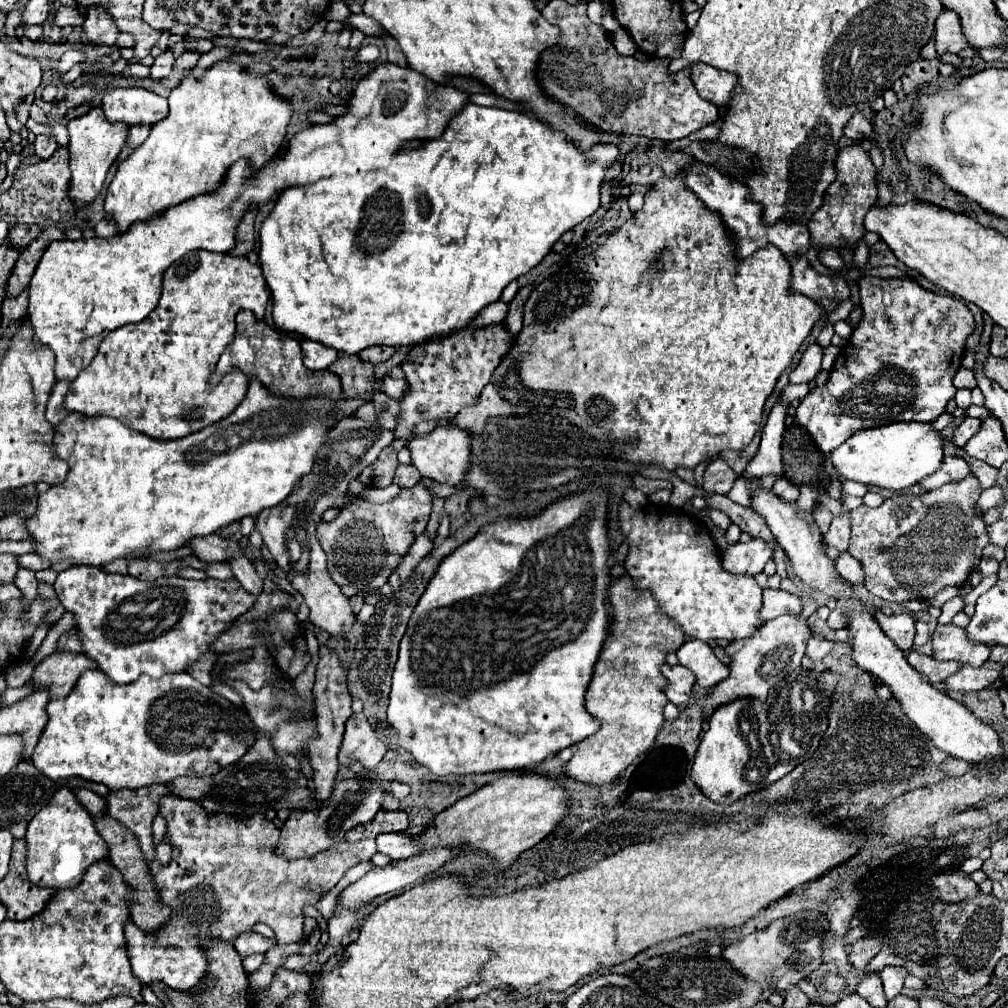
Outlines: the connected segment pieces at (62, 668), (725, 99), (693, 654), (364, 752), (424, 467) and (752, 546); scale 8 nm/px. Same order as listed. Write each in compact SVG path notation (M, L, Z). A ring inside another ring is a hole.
M54 652L34 668L32 690L36 692L38 688L50 688L50 700L66 698L78 676L90 668L96 668L96 662L82 654Z
M694 64L690 76L702 98L710 100L718 108L726 108L730 104L730 92L736 86L736 74L716 70L708 64Z
M686 640L676 650L676 656L682 666L690 668L700 688L712 688L728 676L728 666L722 664L714 656L712 648L702 640Z
M352 714L346 722L344 740L340 746L340 764L360 762L364 768L372 770L386 754L388 746L378 738L376 730L368 724L362 714Z
M436 426L434 432L426 436L412 436L406 448L410 450L412 466L416 466L424 478L428 476L440 484L452 486L458 486L462 482L470 456L470 434L466 430L458 430L458 426Z
M752 538L748 544L732 544L722 552L722 568L730 574L756 576L764 564L772 558L772 550L760 538Z

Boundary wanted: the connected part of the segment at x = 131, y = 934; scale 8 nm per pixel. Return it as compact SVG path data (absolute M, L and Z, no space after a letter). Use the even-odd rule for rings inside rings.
M166 786L112 792L108 796L108 814L136 834L142 856L156 882L158 900L174 908L174 918L152 934L138 930L132 920L126 922L124 934L132 972L142 984L164 982L174 990L190 990L202 980L208 968L206 950L212 938L234 944L254 924L268 922L276 932L278 944L302 940L302 908L316 904L358 860L370 860L376 854L374 840L354 844L344 840L318 852L314 858L286 860L274 854L280 829L262 814L254 814L248 820L236 820L224 814L208 818L196 800L172 796ZM158 800L162 816L168 822L166 838L180 850L166 866L156 860L152 840L152 820L158 814Z

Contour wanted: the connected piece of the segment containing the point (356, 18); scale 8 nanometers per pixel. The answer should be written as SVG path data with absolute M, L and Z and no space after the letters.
M350 14L344 22L342 22L344 26L350 26L350 28L356 28L356 30L360 30L362 34L366 34L366 36L374 36L374 38L380 38L380 24L374 20L374 18L370 18L370 16L366 16L366 14Z

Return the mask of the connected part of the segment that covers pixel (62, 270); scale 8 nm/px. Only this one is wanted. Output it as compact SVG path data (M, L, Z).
M380 64L356 86L356 92L350 100L348 114L336 118L332 124L314 124L300 130L292 136L286 152L278 158L272 158L262 172L252 170L246 160L238 160L224 178L222 186L208 196L190 198L162 216L152 218L146 224L132 224L126 234L116 234L108 240L88 238L88 240L54 240L42 254L38 268L28 286L28 310L34 340L54 350L56 354L56 380L72 382L82 368L86 368L98 352L102 338L116 330L118 326L130 322L142 322L158 304L162 294L162 276L166 268L182 258L190 250L210 250L210 252L230 252L236 246L236 228L252 204L262 206L270 198L278 196L282 190L294 184L312 184L320 178L334 174L366 174L376 168L390 164L390 158L410 140L438 138L448 122L466 106L468 94L452 86L440 86L426 80L412 68L402 68L396 64Z

